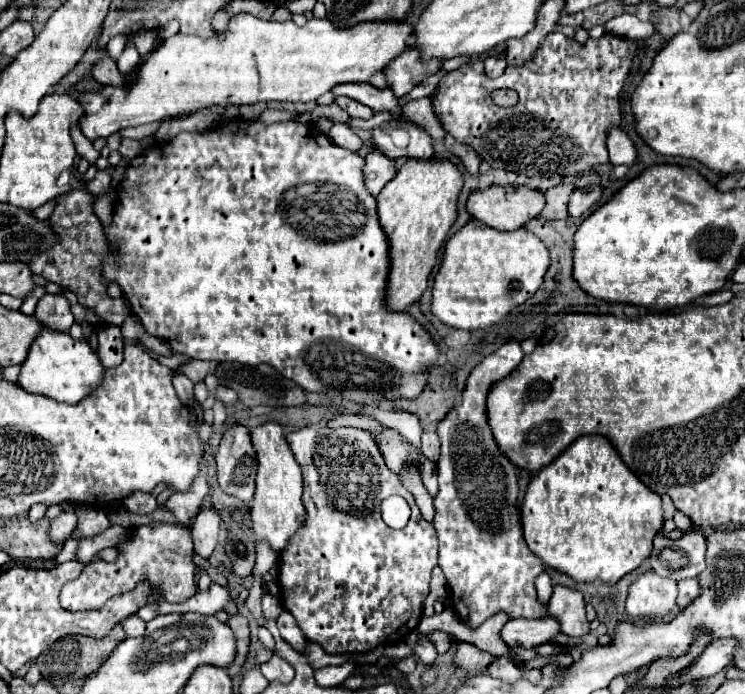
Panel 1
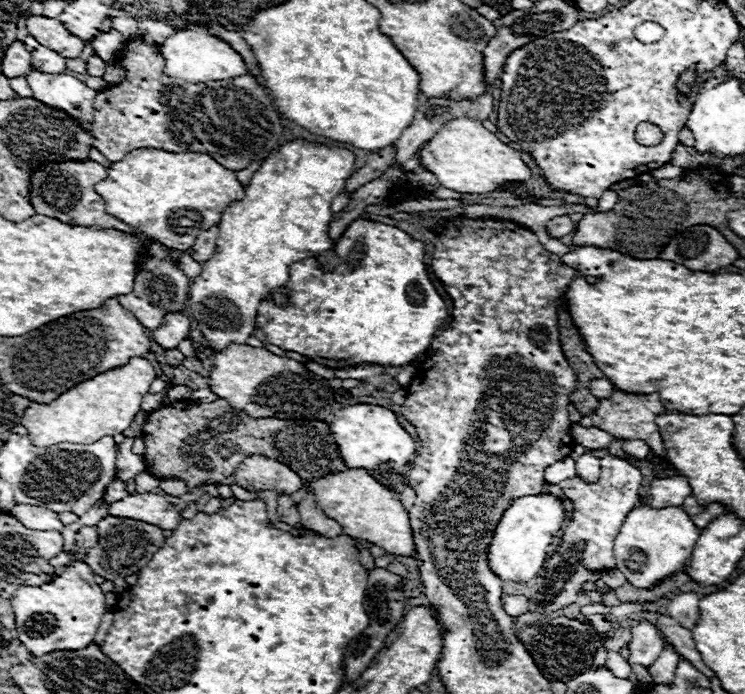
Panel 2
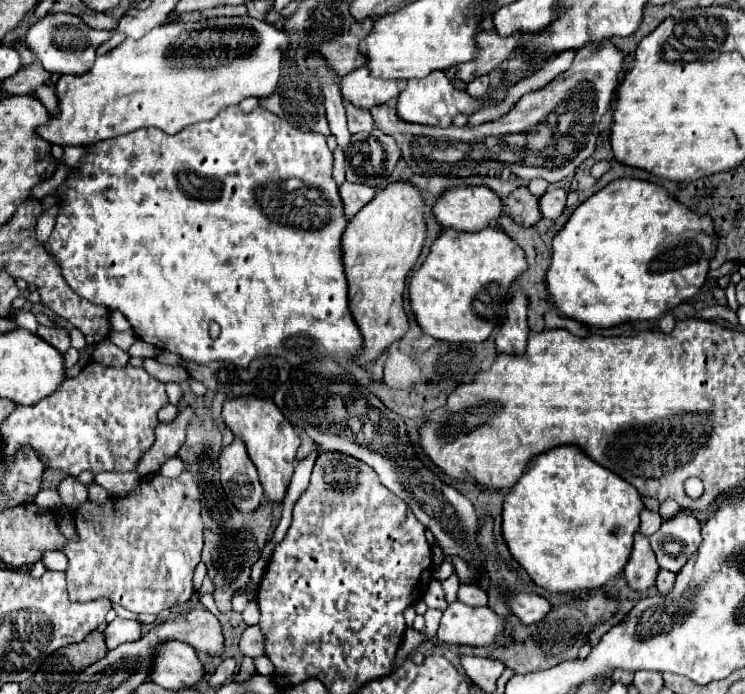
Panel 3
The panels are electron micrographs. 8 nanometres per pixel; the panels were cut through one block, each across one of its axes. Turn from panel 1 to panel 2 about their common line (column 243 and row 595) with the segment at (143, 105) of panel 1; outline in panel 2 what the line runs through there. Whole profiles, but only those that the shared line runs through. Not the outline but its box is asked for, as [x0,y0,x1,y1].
[14,562,106,658]

